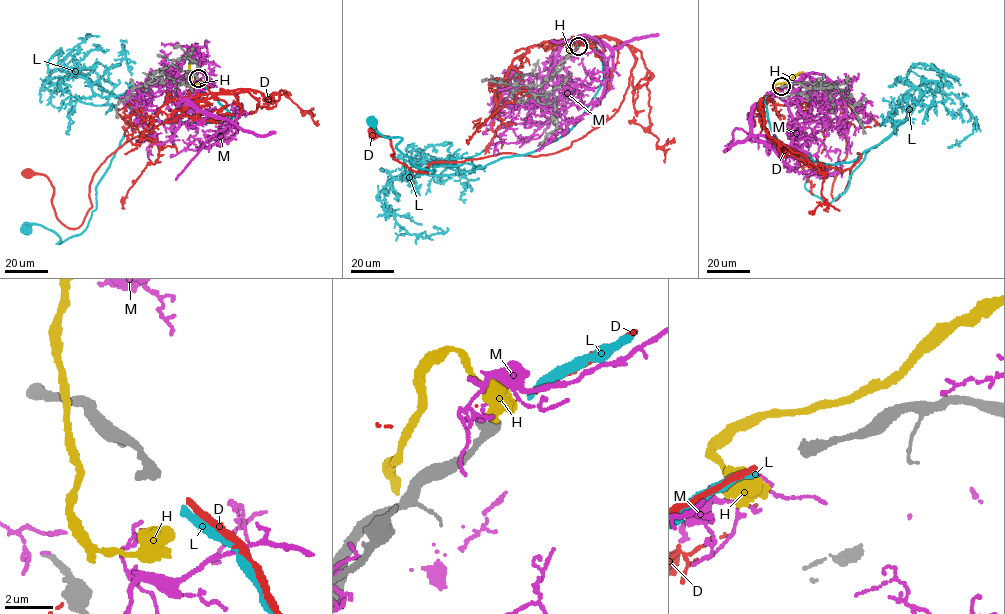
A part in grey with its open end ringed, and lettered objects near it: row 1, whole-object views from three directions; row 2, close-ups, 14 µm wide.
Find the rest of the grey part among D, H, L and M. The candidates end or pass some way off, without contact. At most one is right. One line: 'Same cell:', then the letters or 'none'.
Same cell: L

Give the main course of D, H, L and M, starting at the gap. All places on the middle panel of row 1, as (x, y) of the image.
D: (581, 44), (611, 37), (635, 62), (619, 108), (569, 147), (434, 161), (427, 173), (374, 133)
H: (578, 45), (575, 40), (571, 41), (568, 55)
L: (581, 44), (593, 41), (600, 87), (566, 134), (533, 152), (432, 172), (373, 120)
M: (577, 46), (566, 42), (552, 56), (569, 77), (564, 114), (547, 123), (511, 122), (498, 126), (491, 148)

